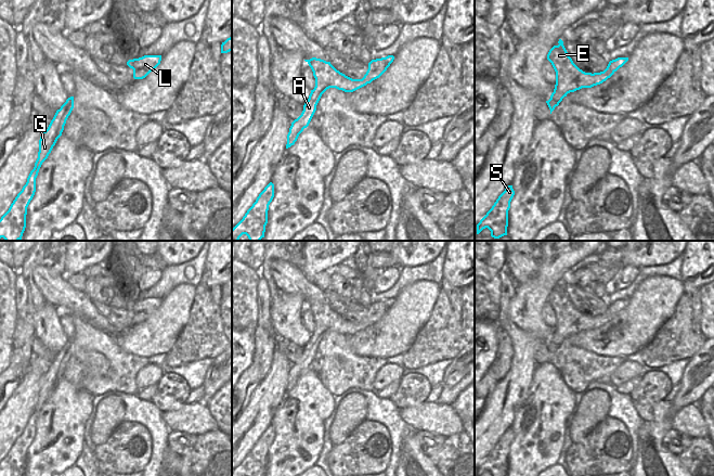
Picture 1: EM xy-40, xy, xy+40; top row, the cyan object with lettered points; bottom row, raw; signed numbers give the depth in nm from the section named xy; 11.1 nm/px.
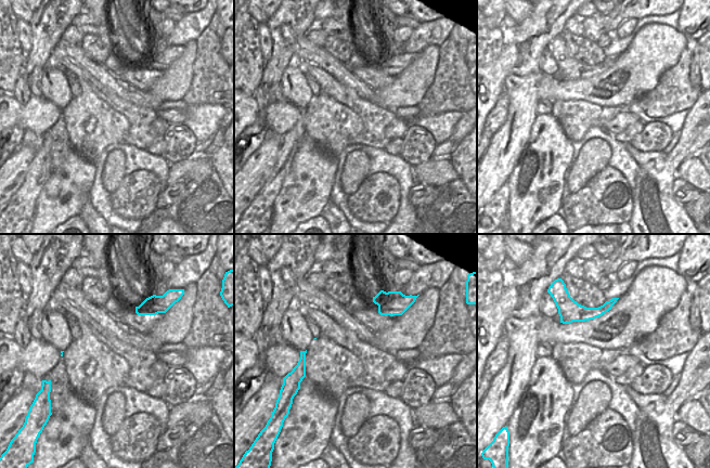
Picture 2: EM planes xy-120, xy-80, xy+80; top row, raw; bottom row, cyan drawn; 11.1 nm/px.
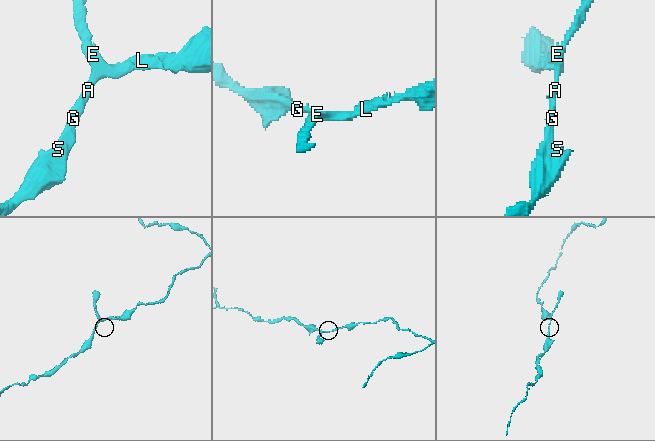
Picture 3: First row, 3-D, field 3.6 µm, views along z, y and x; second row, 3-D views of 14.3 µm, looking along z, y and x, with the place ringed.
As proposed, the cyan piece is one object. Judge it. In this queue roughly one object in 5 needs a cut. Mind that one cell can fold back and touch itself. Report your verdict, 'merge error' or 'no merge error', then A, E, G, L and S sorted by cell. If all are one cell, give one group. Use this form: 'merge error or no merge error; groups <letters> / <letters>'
no merge error; groups A E G L S

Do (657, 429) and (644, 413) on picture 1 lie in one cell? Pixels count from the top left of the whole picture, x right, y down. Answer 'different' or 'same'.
different

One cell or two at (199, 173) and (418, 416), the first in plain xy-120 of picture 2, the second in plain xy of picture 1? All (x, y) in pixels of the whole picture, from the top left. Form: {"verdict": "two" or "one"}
{"verdict": "one"}

